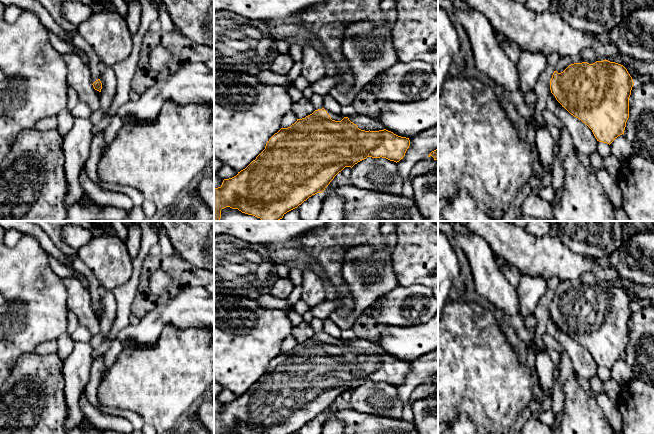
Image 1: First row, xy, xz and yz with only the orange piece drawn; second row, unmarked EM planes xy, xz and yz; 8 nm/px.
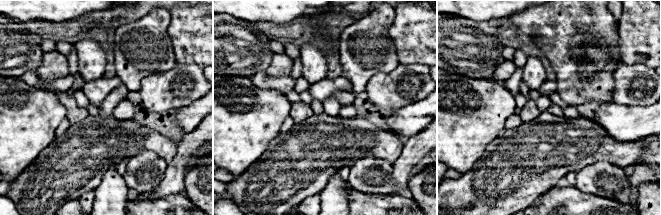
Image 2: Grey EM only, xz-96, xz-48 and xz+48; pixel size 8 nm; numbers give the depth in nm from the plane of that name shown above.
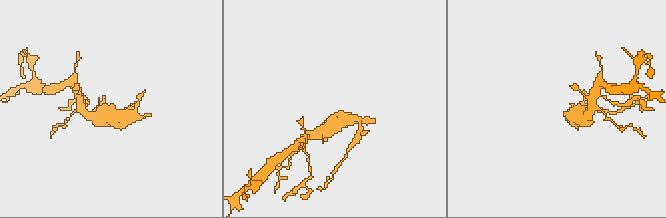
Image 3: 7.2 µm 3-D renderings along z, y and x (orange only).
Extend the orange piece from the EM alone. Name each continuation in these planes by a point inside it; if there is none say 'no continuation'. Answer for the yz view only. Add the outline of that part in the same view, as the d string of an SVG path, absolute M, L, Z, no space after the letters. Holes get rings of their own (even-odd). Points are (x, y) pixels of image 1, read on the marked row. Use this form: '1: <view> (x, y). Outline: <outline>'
1: yz (588, 55). Outline: M587 48L575 56L567 55L559 57L558 62L555 65L554 71L561 73L571 64L582 63L582 62L593 64L596 61L597 61L597 55L595 51L591 48Z

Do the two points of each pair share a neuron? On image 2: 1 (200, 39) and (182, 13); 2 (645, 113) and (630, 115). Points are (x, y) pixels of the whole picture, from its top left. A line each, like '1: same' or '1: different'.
1: same
2: same

